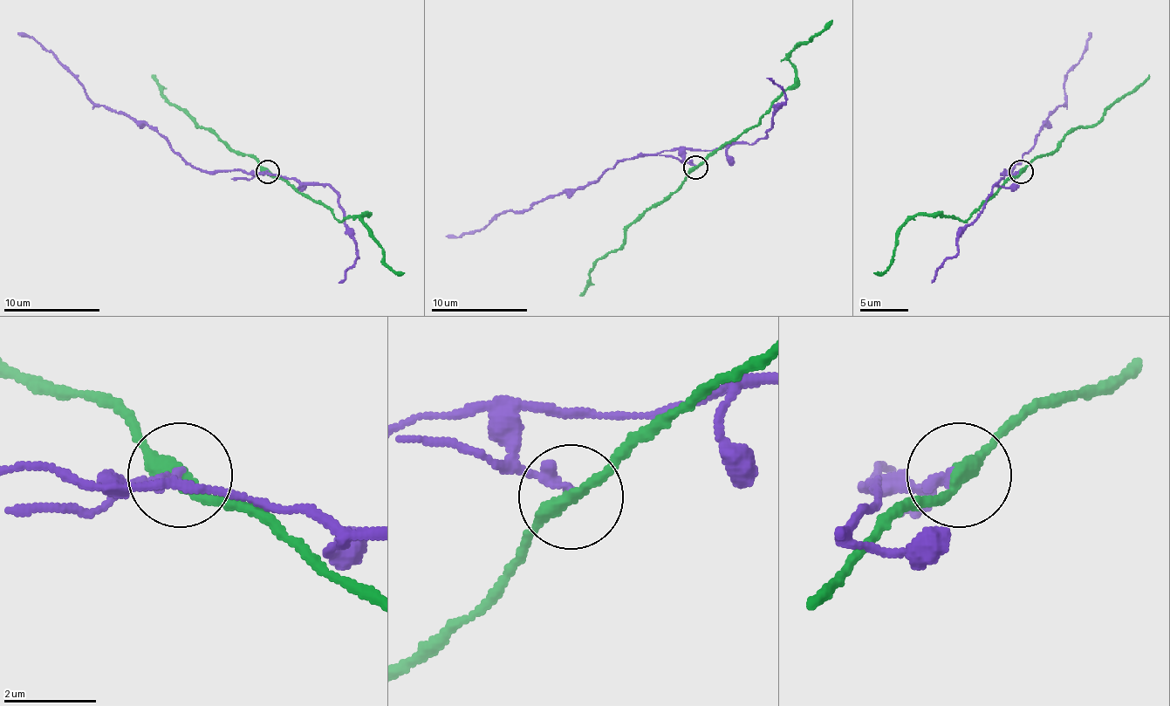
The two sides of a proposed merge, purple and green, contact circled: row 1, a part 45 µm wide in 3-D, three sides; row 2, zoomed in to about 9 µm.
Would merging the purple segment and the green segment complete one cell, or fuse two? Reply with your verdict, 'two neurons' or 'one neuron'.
two neurons

